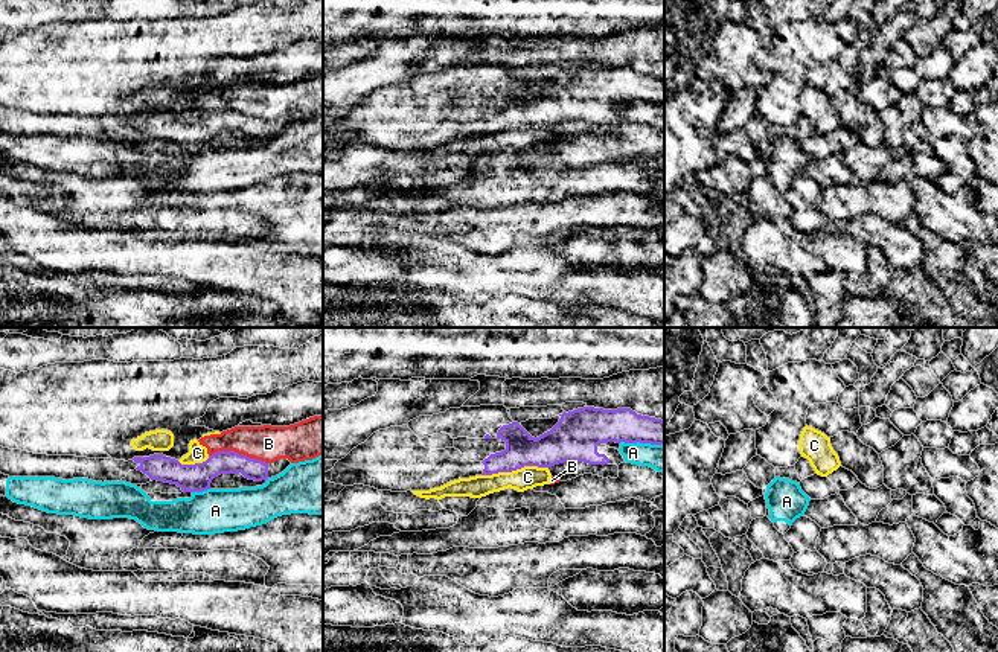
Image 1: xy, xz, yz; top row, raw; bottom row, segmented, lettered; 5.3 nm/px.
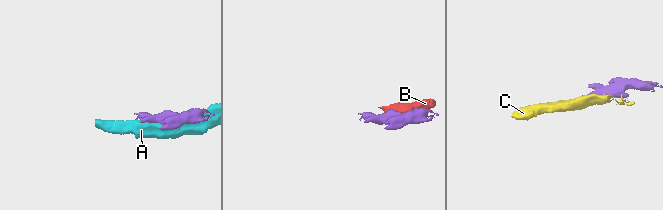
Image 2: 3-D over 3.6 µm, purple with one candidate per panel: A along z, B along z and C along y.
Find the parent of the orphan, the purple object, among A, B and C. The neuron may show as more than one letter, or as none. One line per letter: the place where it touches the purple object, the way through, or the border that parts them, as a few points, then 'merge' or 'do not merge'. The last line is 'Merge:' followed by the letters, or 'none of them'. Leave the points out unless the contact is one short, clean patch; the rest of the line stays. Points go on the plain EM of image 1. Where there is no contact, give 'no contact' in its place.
A: contact xy (200, 150); do not merge
B: contact xy (236, 111); border xy (209, 113), (236, 110), (267, 122); do not merge
C: contact xz (514, 128); do not merge
Merge: none of them

